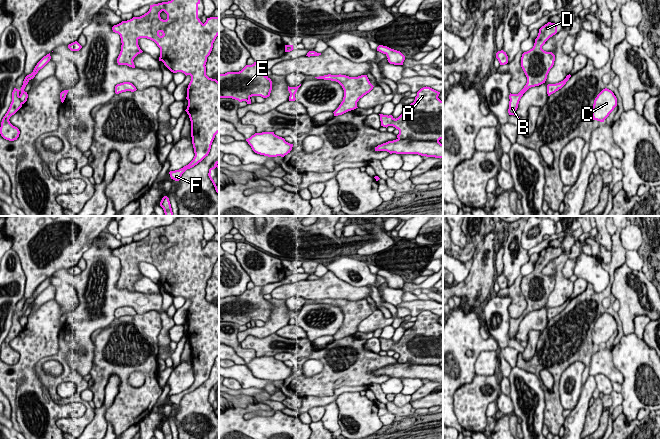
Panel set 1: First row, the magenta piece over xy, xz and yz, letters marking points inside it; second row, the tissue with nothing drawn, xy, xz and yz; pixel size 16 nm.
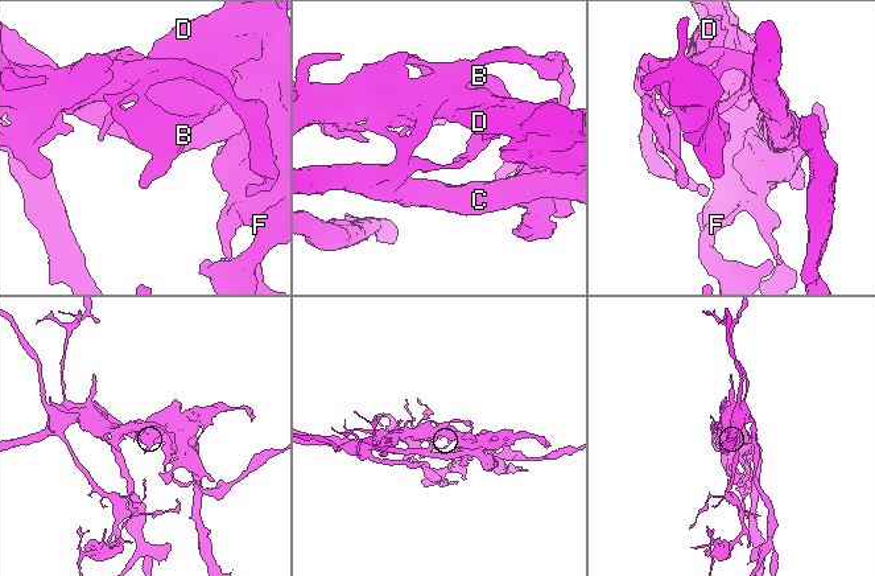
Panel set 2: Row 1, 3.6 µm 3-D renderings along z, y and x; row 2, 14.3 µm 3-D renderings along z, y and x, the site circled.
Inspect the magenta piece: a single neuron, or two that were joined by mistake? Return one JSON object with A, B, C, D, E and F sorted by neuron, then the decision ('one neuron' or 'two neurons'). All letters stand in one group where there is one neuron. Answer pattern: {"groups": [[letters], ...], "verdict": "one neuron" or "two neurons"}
{"groups": [["A", "B", "D", "E", "F"], ["C"]], "verdict": "two neurons"}

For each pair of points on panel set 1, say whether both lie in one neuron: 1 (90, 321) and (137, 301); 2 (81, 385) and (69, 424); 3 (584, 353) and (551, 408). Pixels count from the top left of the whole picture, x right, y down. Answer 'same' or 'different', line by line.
1: same
2: same
3: same

